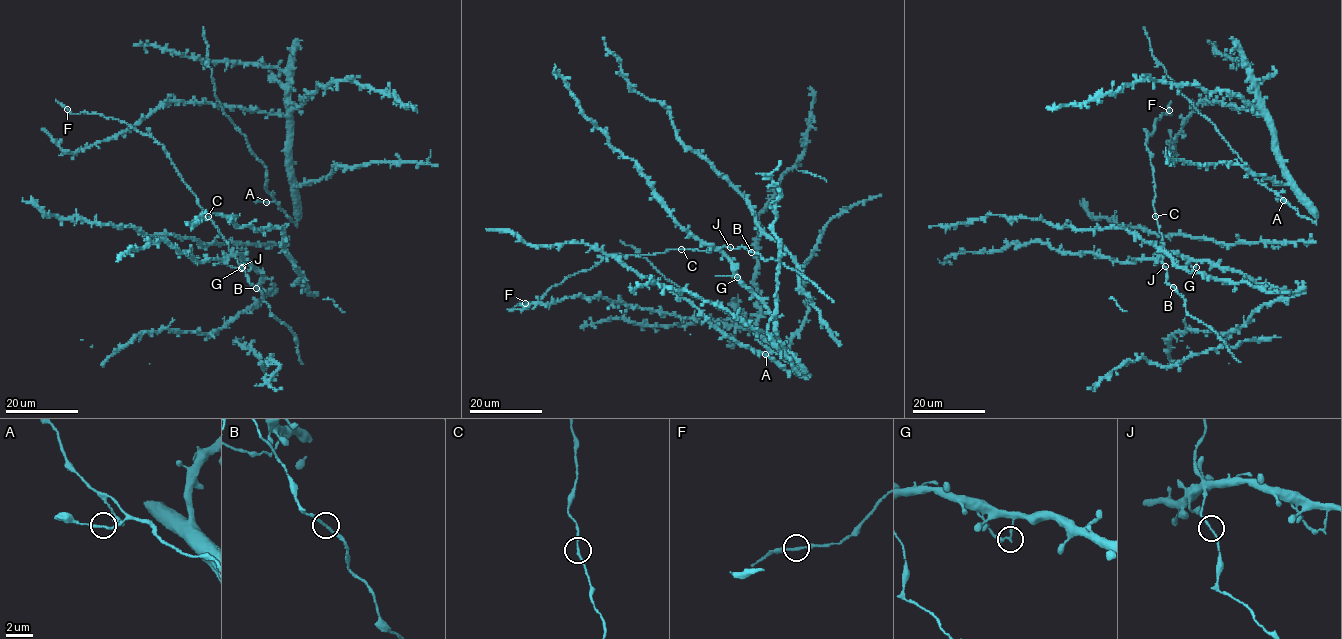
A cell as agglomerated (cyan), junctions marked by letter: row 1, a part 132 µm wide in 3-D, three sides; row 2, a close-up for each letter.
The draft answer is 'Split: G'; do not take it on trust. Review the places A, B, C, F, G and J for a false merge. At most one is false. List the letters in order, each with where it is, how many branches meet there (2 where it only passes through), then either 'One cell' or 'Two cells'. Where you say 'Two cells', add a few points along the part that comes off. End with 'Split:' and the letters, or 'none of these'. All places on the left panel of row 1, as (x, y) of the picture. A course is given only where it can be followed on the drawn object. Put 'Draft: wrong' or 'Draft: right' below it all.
A: Place: (266, 202). Branches: 2. One cell
B: Place: (256, 288). Branches: 2. One cell
C: Place: (208, 216). Branches: 2. One cell
F: Place: (67, 109). Branches: 2. One cell
G: Place: (241, 268). Branches: 2. Two cells. Course of the part to remove: (241, 268), (220, 263)
J: Place: (242, 267). Branches: 2. One cell
Split: G
Draft: right

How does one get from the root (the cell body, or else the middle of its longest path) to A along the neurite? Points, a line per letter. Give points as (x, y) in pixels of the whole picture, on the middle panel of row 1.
A: (587, 296), (752, 328), (789, 353), (809, 378), (778, 354), (765, 355)

